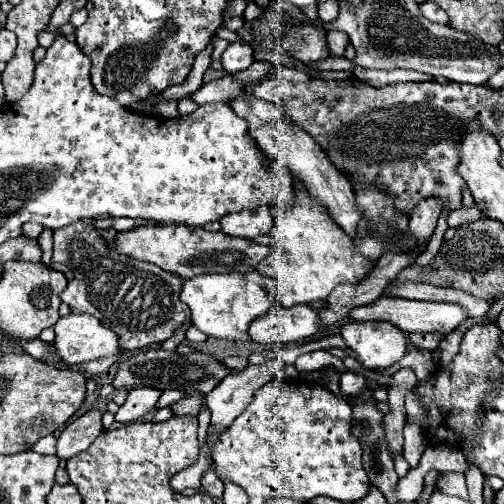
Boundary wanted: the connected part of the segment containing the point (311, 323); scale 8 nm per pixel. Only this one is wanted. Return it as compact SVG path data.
M298 304L292 308L272 308L266 316L252 322L248 334L258 344L296 344L318 336L322 330L318 310Z

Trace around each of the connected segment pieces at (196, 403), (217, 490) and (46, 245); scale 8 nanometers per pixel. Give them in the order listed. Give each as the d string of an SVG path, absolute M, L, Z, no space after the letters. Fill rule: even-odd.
M192 396L192 398L184 398L184 400L180 400L180 402L176 402L176 404L172 404L172 410L174 410L174 414L190 414L190 416L198 416L198 410L200 410L200 406L204 404L204 396Z
M213 468L208 469L201 480L202 488L212 497L222 498L224 484L216 475Z
M44 227L43 232L38 237L38 242L43 251L42 262L47 267L50 266L53 246L53 231L47 227Z

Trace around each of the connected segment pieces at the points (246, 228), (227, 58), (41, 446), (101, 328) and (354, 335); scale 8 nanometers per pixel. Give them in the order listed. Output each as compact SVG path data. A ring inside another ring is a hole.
M260 206L256 210L244 210L236 214L228 214L220 220L222 232L228 236L242 236L242 238L256 238L260 234L270 234L274 216L270 206Z
M230 44L222 54L222 66L226 72L246 70L254 62L254 50L248 44Z
M48 434L48 436L40 438L40 440L32 446L32 450L34 450L34 452L40 452L40 454L54 454L54 452L56 452L54 444L56 444L56 436L54 436L54 434Z
M68 314L56 324L54 346L68 364L80 364L104 356L118 356L116 332L90 314Z
M348 322L340 334L366 370L390 368L406 354L406 336L390 322Z

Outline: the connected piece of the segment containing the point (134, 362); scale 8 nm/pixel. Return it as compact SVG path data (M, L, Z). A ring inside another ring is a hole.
M140 350L136 356L120 362L120 368L112 380L114 388L132 388L132 386L150 386L156 390L184 390L184 392L200 392L208 394L212 388L220 384L220 380L226 376L224 366L204 352L180 356L178 352L164 352L164 350Z

